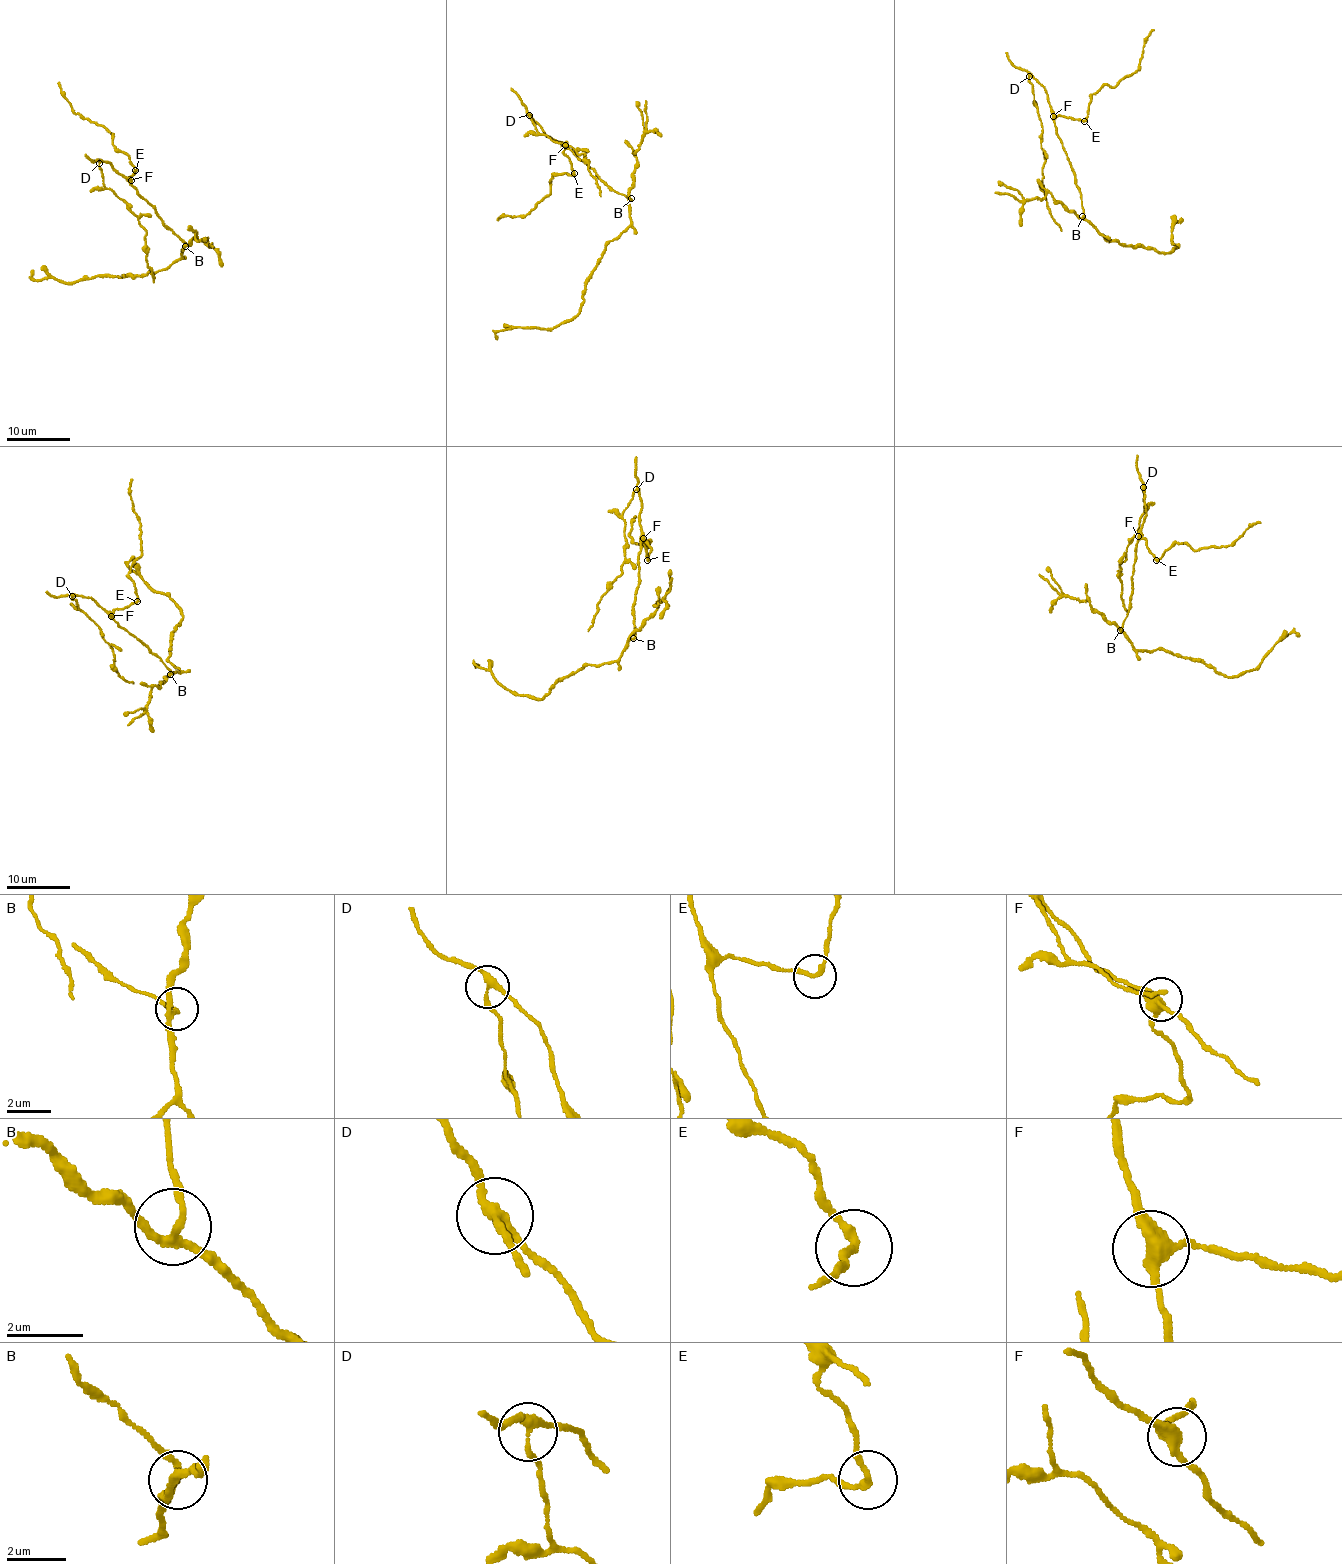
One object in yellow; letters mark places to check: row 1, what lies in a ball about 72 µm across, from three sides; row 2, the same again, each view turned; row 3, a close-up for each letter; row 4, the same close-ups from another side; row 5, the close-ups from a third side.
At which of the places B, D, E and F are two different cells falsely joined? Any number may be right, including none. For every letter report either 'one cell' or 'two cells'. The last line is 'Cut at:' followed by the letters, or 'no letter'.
B: two cells
D: two cells
E: one cell
F: one cell
Cut at: B, D

